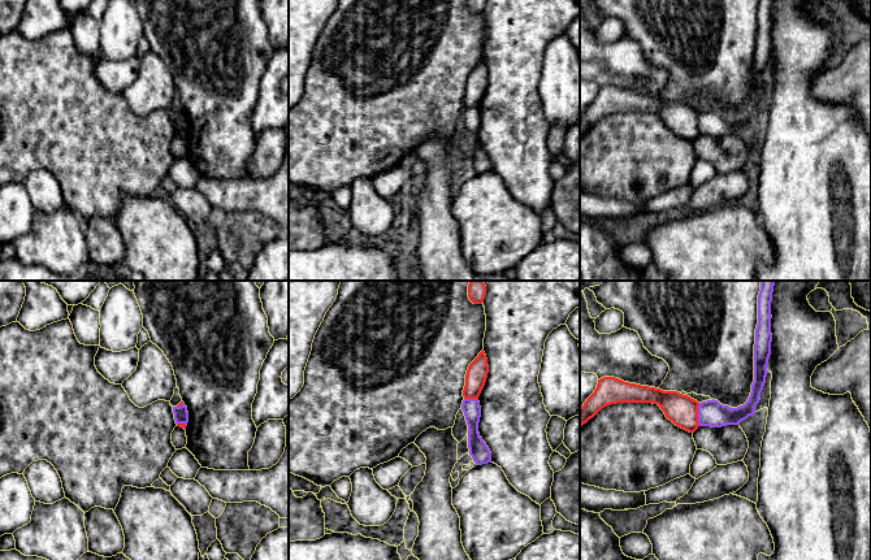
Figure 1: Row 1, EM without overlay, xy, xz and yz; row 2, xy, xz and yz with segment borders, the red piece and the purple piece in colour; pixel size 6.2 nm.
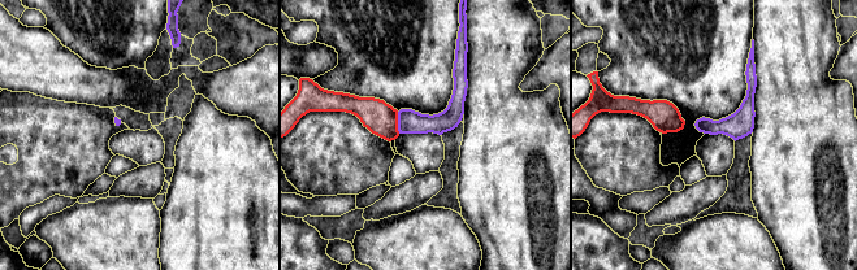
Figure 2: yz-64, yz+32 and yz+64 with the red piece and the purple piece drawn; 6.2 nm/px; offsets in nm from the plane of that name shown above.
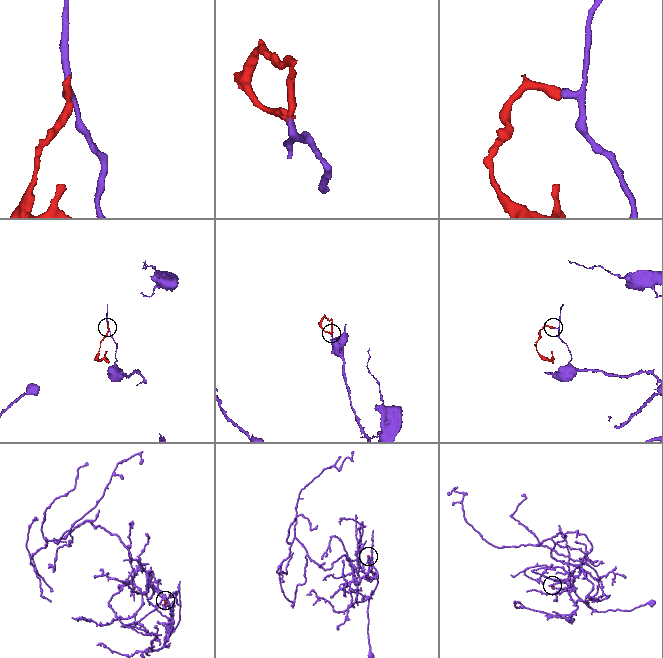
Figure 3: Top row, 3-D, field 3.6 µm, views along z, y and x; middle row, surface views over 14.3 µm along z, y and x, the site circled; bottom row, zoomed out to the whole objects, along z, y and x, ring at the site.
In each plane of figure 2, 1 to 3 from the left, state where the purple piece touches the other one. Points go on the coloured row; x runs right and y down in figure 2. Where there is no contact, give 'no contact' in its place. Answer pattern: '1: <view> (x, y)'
1: no contact
2: yz+32 (397, 122)
3: no contact

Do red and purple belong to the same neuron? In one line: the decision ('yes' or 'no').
no

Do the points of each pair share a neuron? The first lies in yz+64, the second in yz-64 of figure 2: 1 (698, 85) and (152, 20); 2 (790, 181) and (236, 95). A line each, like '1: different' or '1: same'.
1: same
2: different

